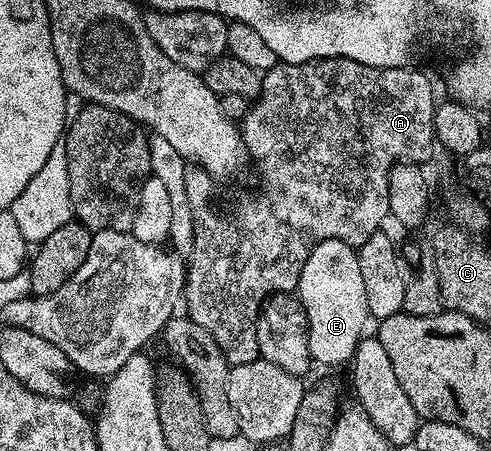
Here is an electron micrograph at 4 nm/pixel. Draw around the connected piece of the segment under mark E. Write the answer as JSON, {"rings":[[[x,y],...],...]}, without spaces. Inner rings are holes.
{"rings":[[[339,239],[319,241],[302,267],[297,295],[306,310],[312,361],[327,366],[348,363],[369,321],[368,298],[356,247]]]}

